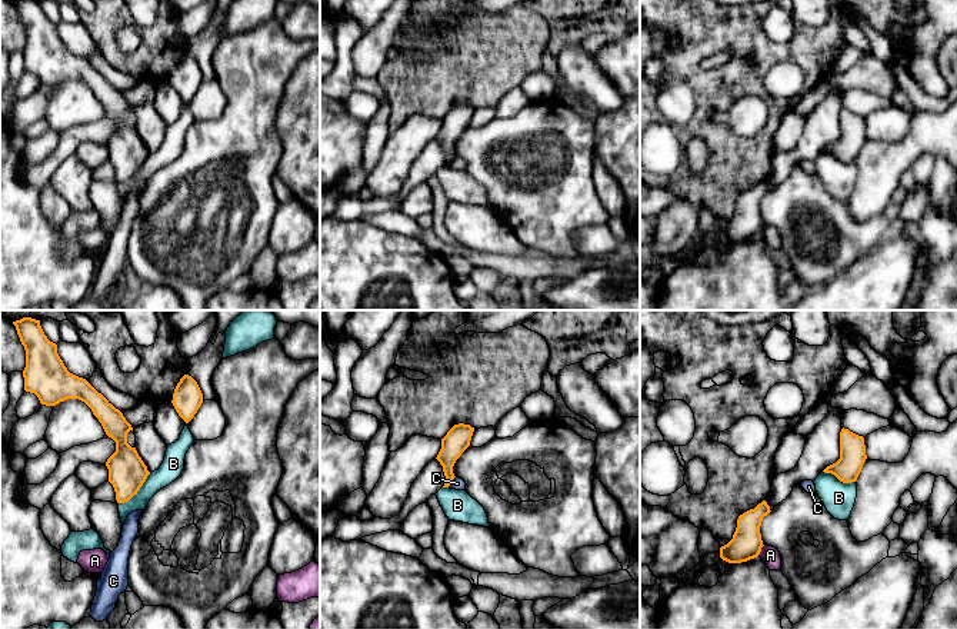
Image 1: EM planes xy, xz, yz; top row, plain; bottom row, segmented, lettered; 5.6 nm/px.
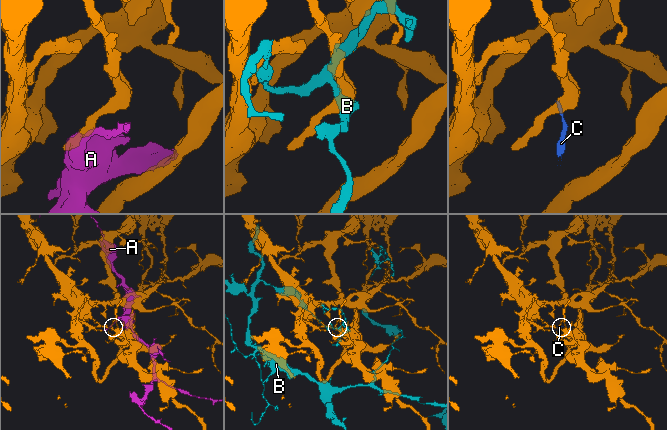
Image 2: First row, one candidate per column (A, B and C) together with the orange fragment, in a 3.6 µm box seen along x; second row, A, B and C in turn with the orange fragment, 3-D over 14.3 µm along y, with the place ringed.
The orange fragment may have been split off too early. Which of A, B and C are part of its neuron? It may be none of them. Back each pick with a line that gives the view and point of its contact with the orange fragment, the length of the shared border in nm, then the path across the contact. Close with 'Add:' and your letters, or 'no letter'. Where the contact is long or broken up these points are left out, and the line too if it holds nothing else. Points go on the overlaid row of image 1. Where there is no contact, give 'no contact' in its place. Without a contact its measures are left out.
Add: no letter

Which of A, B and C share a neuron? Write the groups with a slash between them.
A / B / C

